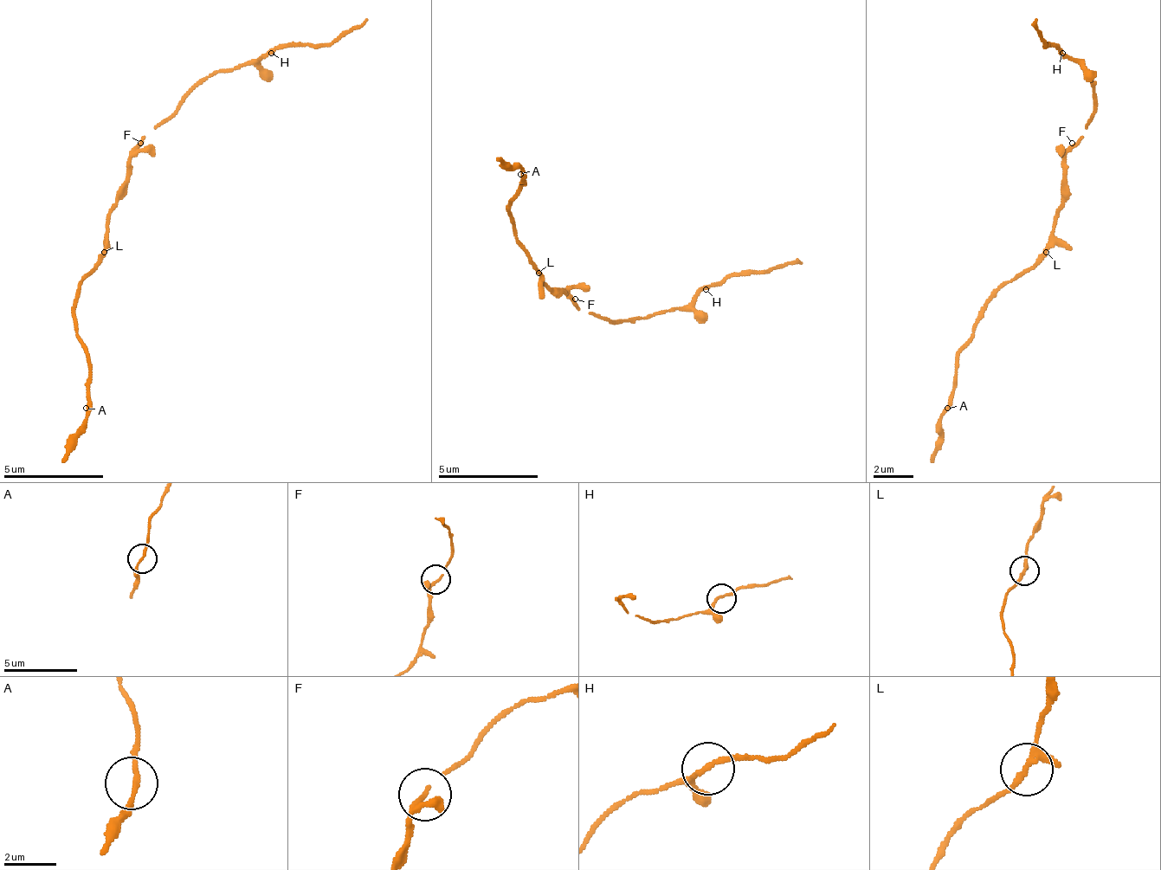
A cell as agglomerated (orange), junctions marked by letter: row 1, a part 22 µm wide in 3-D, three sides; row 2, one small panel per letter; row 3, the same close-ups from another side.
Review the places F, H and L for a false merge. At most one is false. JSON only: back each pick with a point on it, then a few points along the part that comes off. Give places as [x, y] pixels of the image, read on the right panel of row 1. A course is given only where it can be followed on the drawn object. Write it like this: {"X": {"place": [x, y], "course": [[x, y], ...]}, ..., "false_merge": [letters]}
{"false_merge": []}

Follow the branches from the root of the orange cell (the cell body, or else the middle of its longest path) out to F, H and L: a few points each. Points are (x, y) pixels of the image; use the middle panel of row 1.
F: (555, 289), (565, 289), (575, 299)
H: (555, 289), (560, 289), (580, 309), (605, 319), (645, 319), (650, 314), (665, 314), (690, 304), (706, 289)
L: (555, 289), (550, 289), (540, 279), (540, 274)

